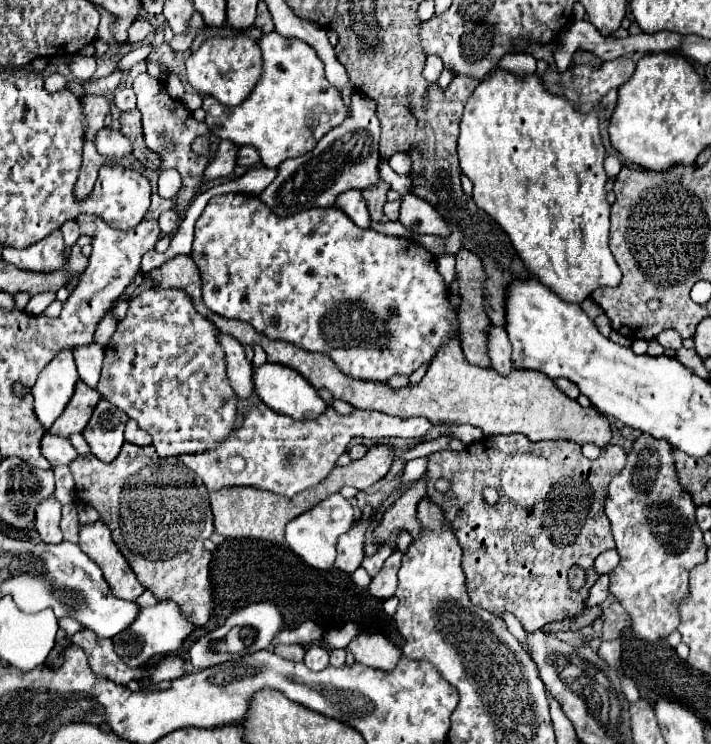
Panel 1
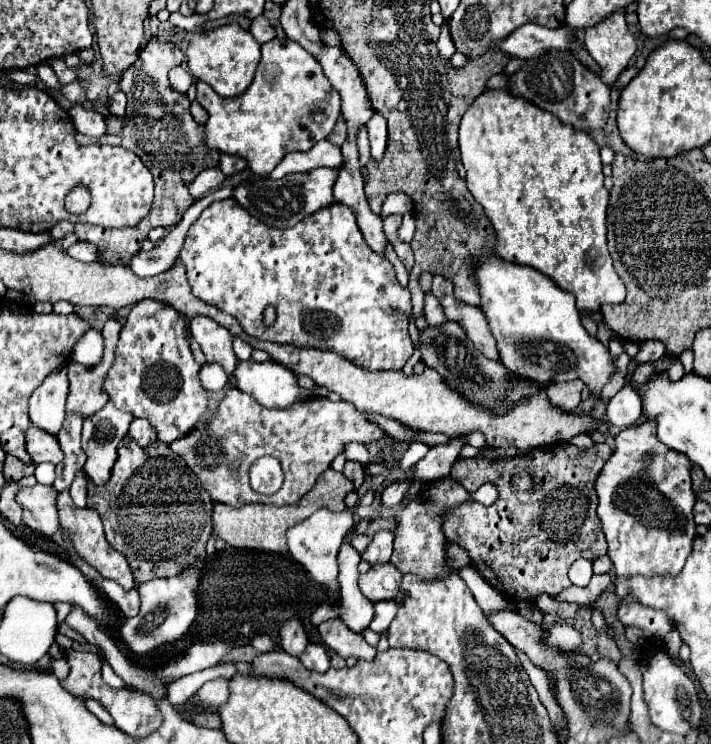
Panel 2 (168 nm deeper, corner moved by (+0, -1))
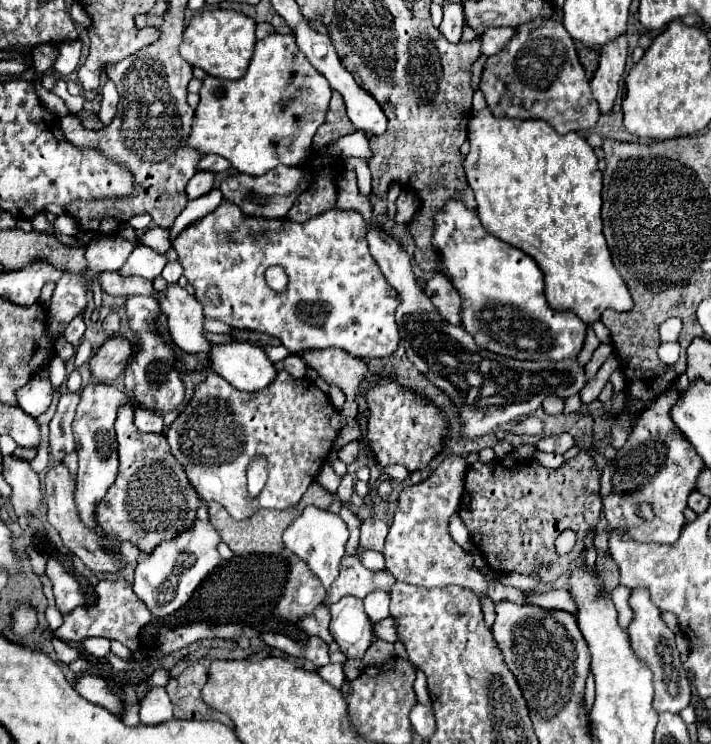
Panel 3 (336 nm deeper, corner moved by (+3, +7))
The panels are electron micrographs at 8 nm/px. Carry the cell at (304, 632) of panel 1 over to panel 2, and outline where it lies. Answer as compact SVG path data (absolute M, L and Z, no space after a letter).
M260 634L260 636L250 638L250 646L252 646L254 650L258 650L258 652L270 652L270 650L274 648L270 636L266 636L266 634Z

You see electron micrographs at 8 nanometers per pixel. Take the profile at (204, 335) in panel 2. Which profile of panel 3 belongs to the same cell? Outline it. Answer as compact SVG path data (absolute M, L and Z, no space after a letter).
M169 284L163 292L153 294L161 304L161 312L169 318L173 342L185 352L209 354L211 342L205 332L203 306L179 284Z

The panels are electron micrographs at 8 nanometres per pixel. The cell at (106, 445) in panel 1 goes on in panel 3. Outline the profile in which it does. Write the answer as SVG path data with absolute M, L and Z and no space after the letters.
M89 384L81 392L81 402L77 406L77 416L73 422L73 436L77 442L77 454L79 454L79 472L77 472L77 510L81 514L81 520L97 528L95 524L95 504L107 494L107 488L115 482L117 476L117 440L115 440L115 420L117 412L123 404L131 404L133 398L125 392L117 390L111 384Z

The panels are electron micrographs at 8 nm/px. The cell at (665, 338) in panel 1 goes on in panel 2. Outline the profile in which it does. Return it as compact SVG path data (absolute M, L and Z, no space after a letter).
M650 340L650 342L640 344L640 350L638 350L638 354L634 356L634 362L636 362L636 364L656 362L656 360L662 358L662 356L666 356L666 348L664 348L664 344L662 344L662 342L654 342L654 340Z

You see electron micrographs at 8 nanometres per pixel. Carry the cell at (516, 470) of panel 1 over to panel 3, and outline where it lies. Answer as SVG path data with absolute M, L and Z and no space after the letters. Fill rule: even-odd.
M587 450L579 452L575 458L563 462L559 468L545 468L539 462L523 460L517 462L513 468L499 464L499 458L493 464L475 462L465 472L465 492L463 504L459 510L463 524L471 532L471 542L485 558L491 558L491 570L501 574L531 574L537 572L543 582L551 584L559 576L569 572L573 560L577 560L585 552L585 538L587 534L597 528L601 520L601 500L599 500L599 470ZM563 530L573 530L577 534L575 550L567 556L555 554L555 538Z

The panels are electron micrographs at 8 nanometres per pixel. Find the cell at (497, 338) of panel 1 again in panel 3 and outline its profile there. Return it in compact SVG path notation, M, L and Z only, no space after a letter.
M435 274L425 288L425 294L431 298L433 306L439 310L439 314L455 324L455 326L463 326L461 320L461 296L455 290L455 286L451 284L451 280L443 274Z

